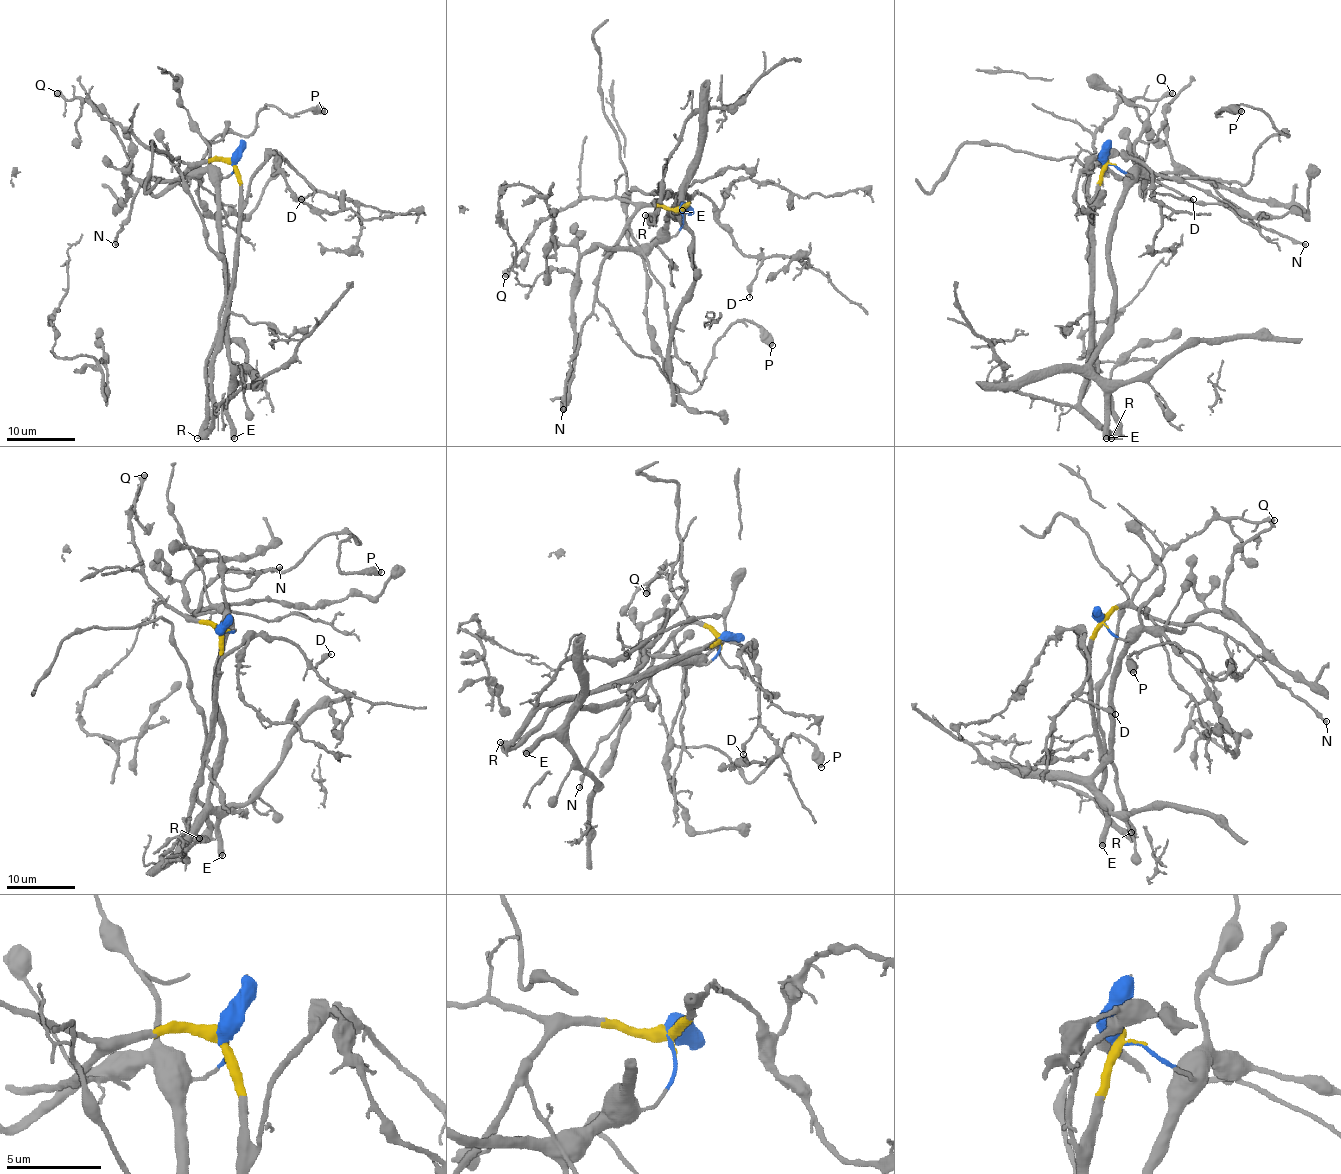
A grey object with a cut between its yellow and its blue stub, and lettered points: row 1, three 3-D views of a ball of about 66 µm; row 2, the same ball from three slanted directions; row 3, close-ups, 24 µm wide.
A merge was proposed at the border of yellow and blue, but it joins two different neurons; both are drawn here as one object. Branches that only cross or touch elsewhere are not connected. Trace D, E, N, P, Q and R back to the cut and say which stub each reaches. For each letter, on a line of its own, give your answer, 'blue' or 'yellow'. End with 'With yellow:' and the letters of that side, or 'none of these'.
D: yellow
E: blue
N: yellow
P: yellow
Q: yellow
R: yellow
With yellow: D, N, P, Q, R

